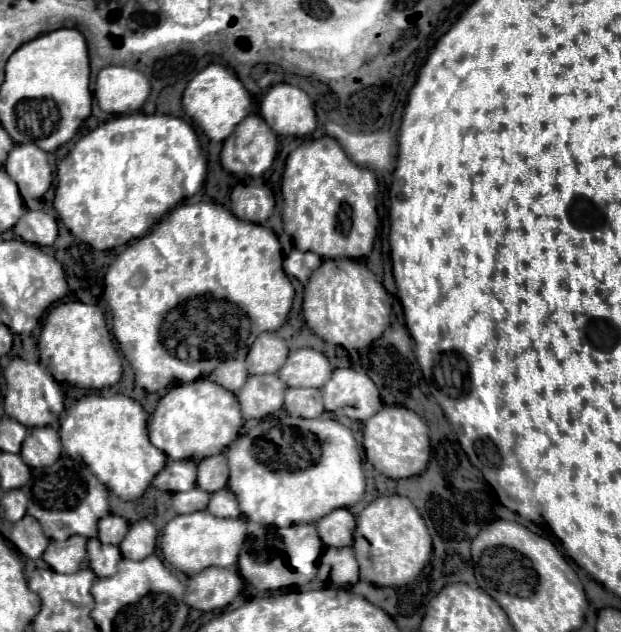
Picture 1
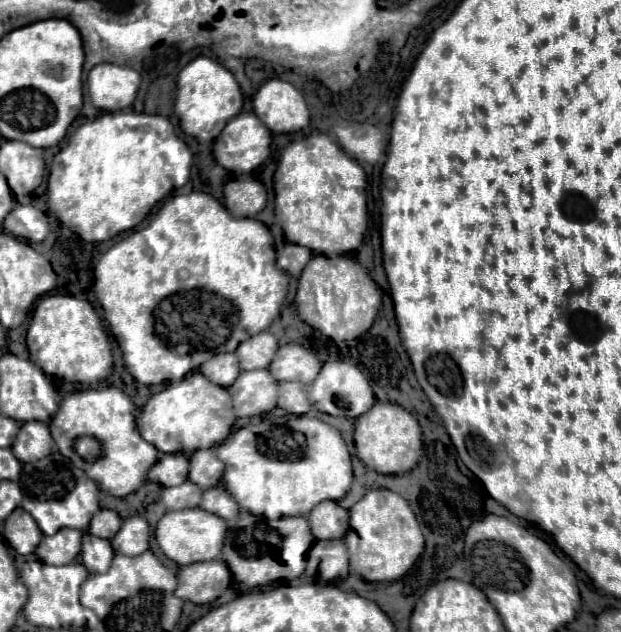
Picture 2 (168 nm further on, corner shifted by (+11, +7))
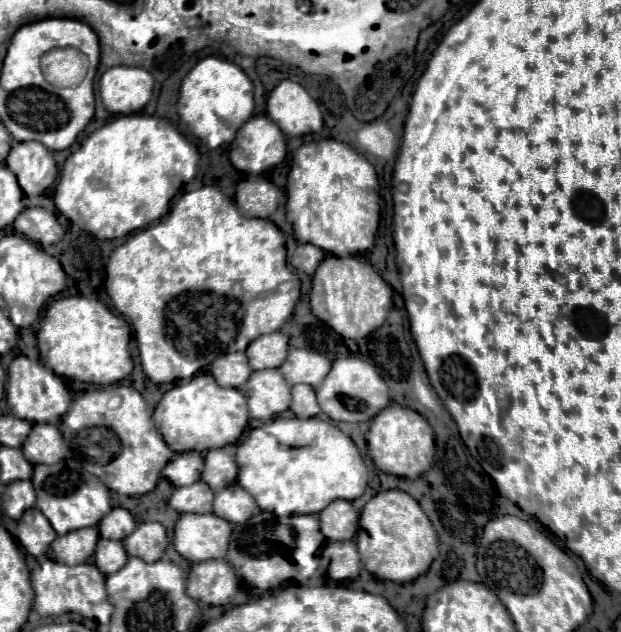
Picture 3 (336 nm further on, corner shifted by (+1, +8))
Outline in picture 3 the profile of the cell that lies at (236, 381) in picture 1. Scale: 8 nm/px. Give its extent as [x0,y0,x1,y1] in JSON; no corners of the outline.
[211,352,251,388]

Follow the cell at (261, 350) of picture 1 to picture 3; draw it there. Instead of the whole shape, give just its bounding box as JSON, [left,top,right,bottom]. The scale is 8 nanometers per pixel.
[247,332,289,370]

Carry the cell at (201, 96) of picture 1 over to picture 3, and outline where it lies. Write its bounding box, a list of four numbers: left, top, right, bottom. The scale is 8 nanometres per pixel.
[177,56,253,148]

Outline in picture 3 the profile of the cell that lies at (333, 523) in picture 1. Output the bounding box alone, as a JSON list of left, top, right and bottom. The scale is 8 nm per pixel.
[321,500,359,540]

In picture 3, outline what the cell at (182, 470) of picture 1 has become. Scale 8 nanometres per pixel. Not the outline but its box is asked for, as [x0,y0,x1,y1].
[163,452,203,486]

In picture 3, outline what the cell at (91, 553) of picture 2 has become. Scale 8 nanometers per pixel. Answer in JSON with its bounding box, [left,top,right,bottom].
[95,540,127,574]

